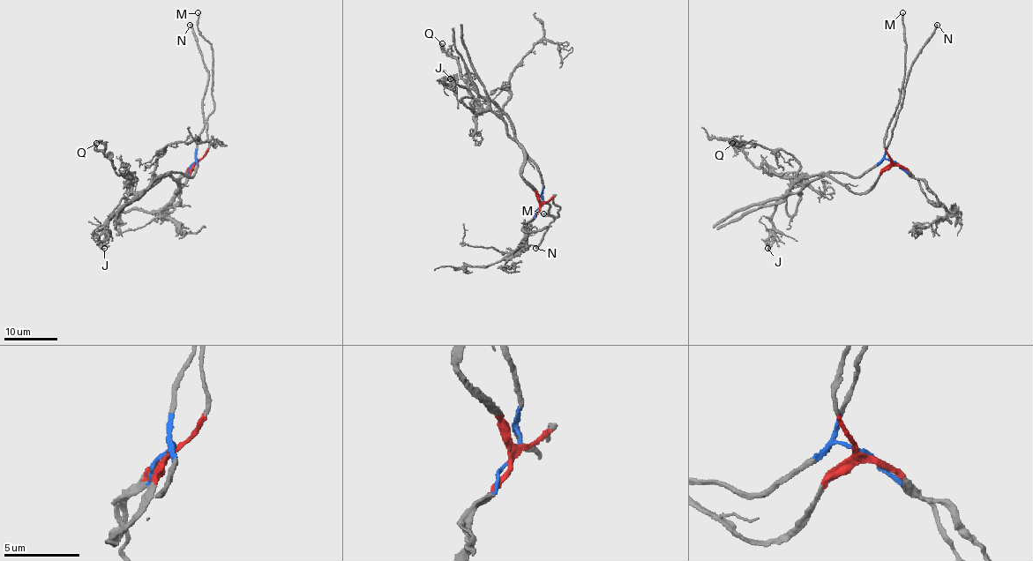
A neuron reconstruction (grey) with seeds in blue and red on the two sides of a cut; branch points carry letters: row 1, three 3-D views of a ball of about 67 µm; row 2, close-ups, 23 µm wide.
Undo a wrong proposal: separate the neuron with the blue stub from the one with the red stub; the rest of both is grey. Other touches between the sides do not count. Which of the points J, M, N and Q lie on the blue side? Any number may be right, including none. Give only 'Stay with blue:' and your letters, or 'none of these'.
Stay with blue: J, N, Q

